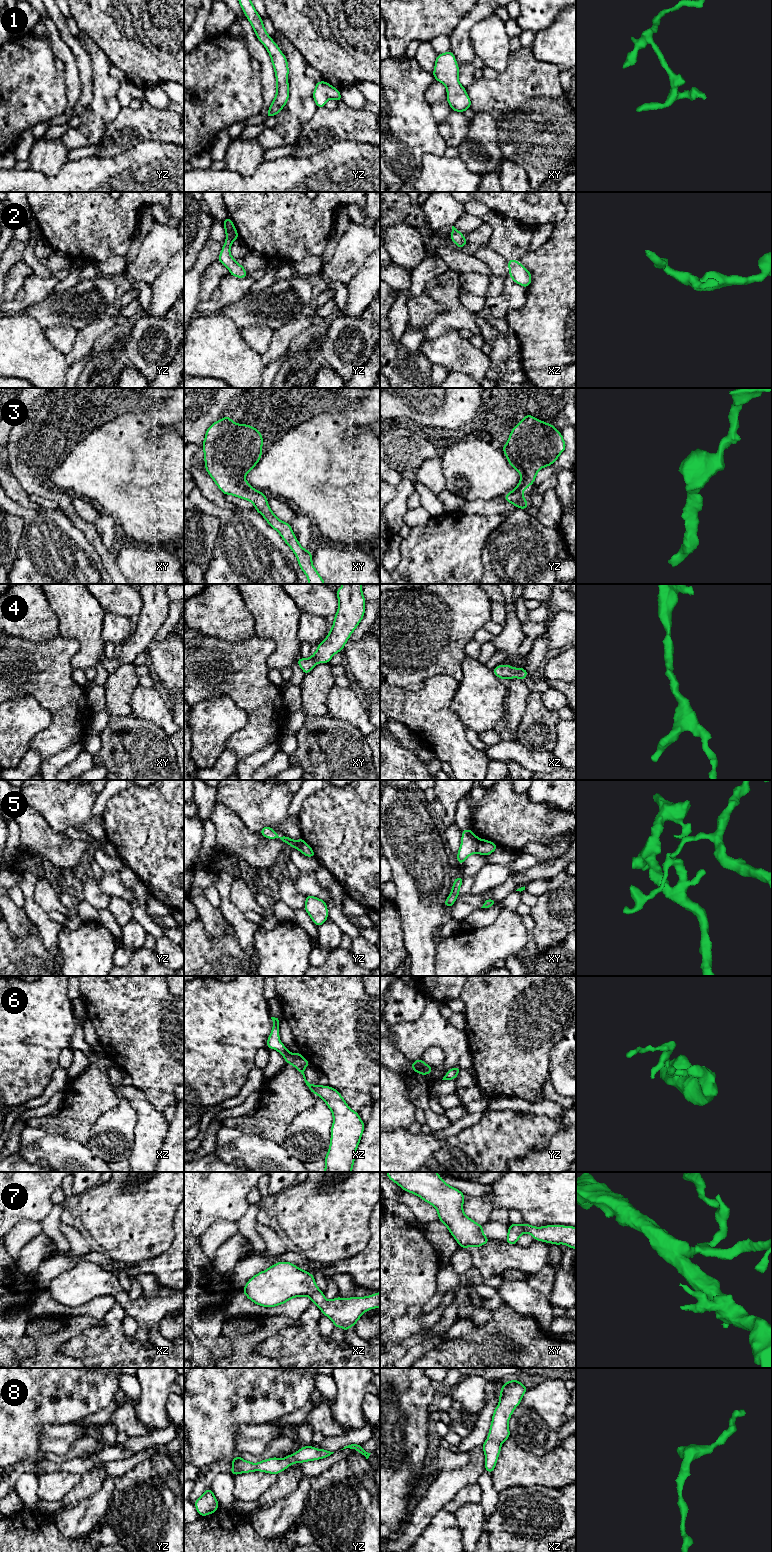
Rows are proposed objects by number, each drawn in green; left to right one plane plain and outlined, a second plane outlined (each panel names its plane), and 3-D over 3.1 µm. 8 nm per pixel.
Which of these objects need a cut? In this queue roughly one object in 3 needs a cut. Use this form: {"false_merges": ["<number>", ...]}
{"false_merges": ["5"]}

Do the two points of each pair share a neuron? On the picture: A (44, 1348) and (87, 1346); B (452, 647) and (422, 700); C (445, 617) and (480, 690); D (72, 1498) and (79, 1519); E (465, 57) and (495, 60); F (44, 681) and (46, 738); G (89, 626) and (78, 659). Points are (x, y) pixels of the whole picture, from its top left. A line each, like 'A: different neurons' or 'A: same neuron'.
A: different neurons
B: different neurons
C: different neurons
D: different neurons
E: different neurons
F: same neuron
G: same neuron

